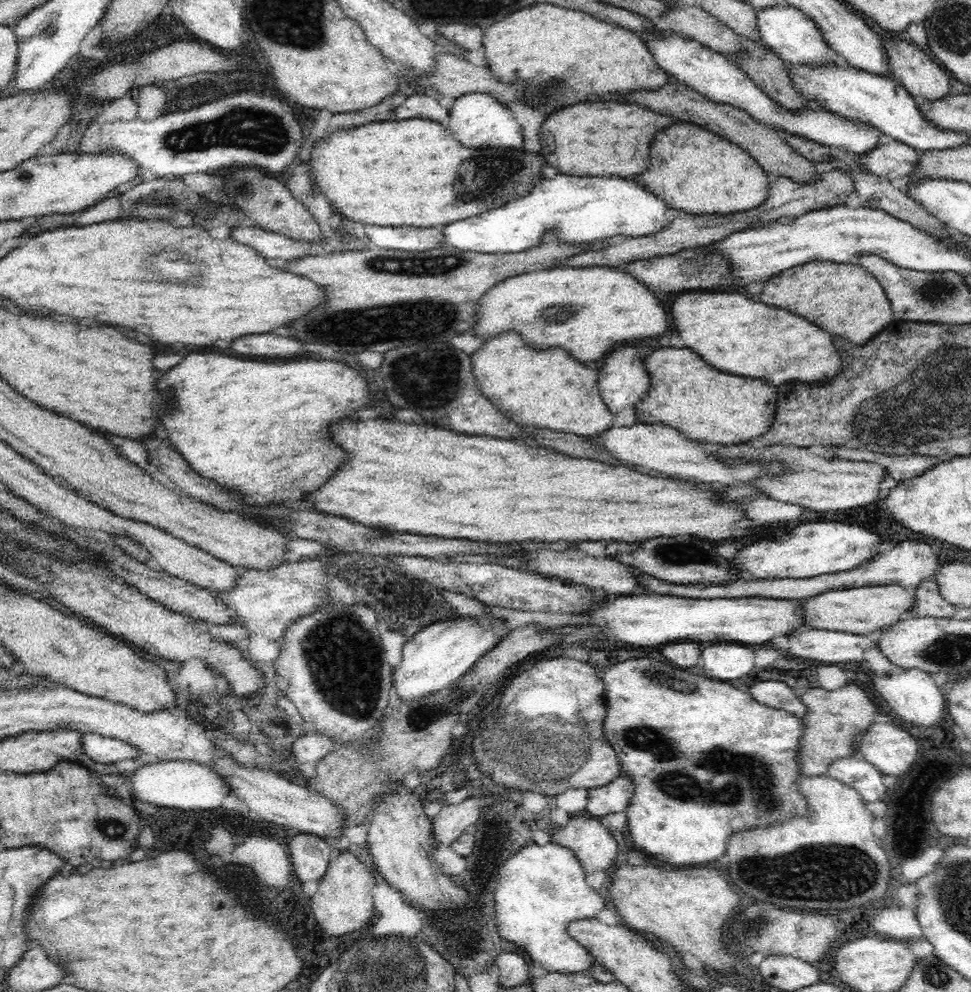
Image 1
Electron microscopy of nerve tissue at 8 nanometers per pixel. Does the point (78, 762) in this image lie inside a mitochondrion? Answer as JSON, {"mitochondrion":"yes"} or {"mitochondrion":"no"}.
{"mitochondrion":"no"}

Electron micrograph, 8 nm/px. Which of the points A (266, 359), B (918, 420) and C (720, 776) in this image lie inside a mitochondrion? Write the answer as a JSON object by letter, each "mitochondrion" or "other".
{"A":"other","B":"mitochondrion","C":"mitochondrion"}

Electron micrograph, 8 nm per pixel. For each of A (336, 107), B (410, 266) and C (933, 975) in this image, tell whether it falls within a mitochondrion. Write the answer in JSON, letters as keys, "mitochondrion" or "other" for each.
{"A":"other","B":"mitochondrion","C":"mitochondrion"}

